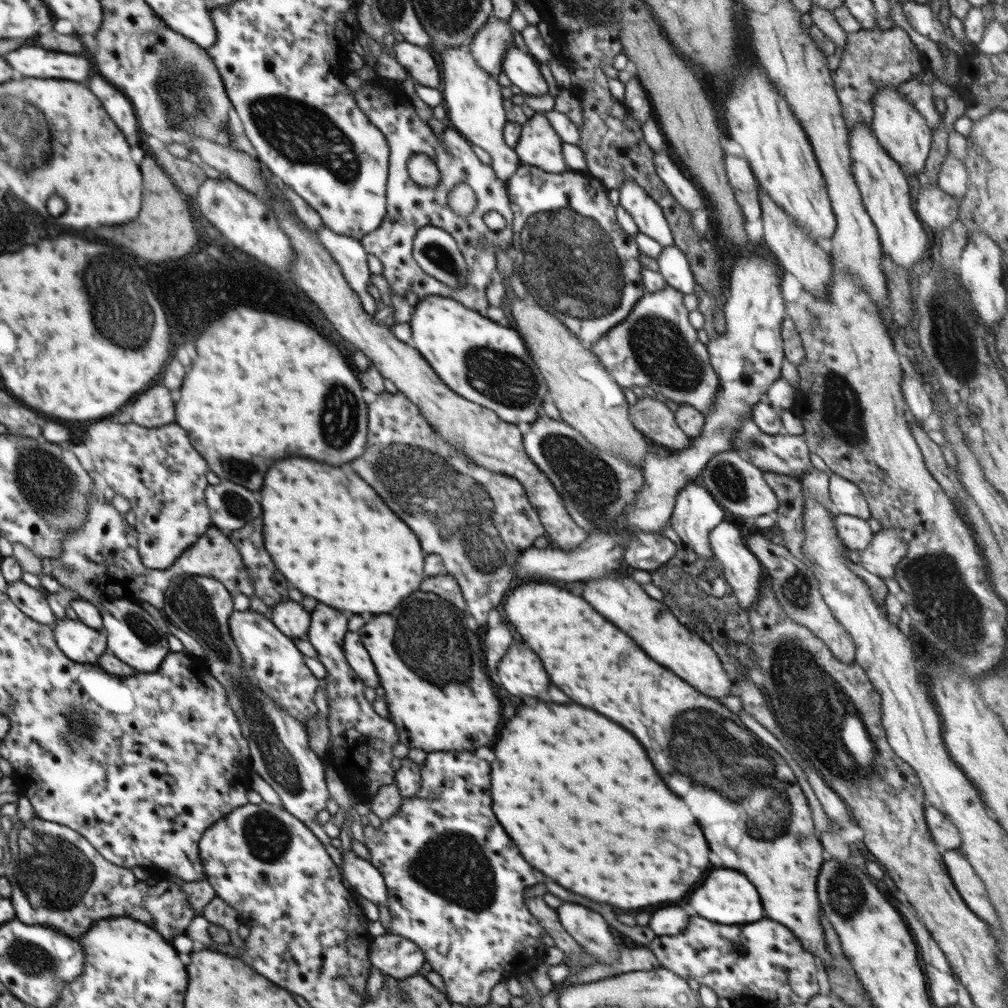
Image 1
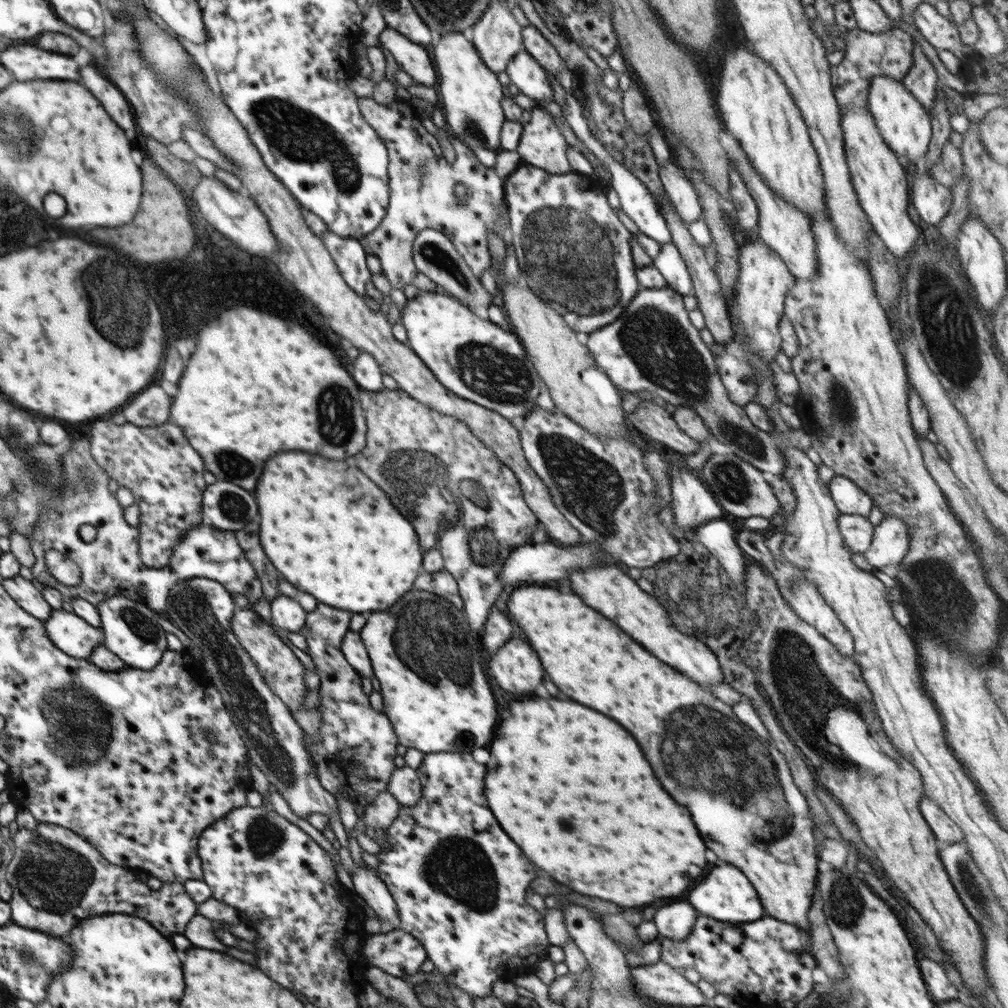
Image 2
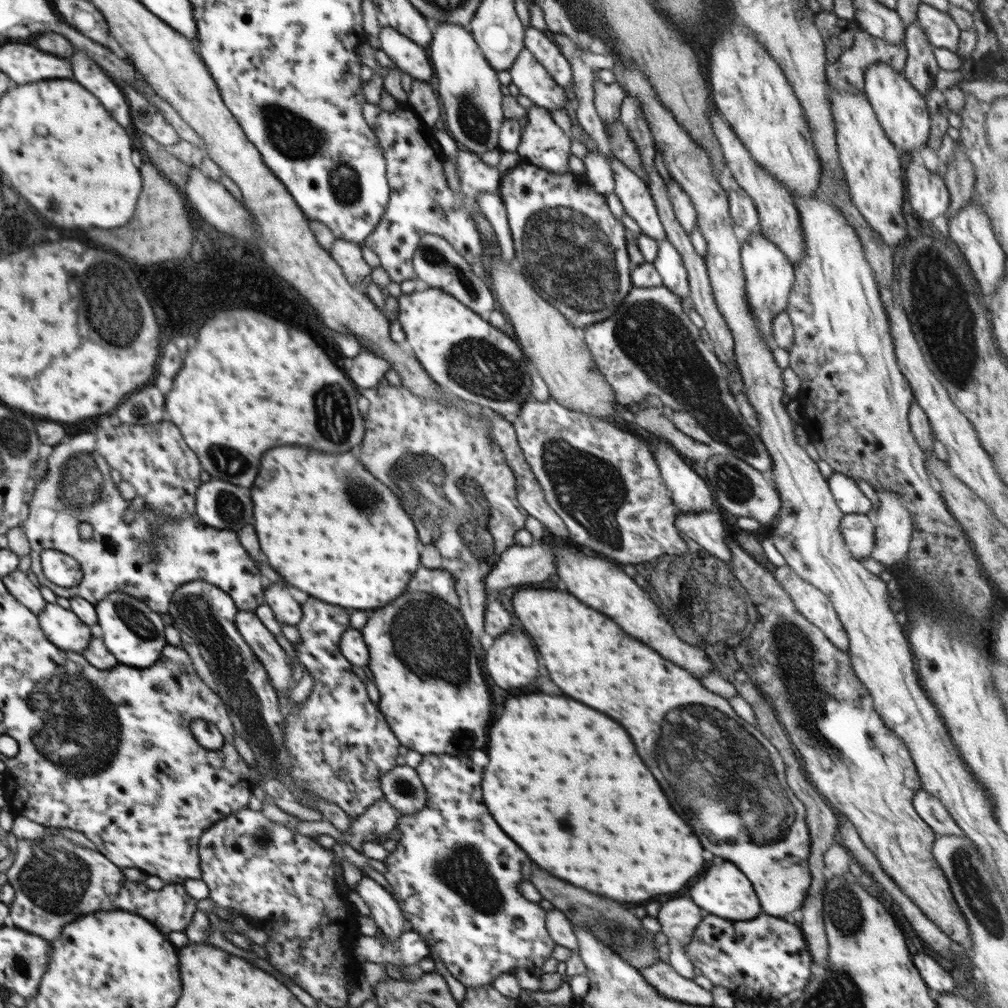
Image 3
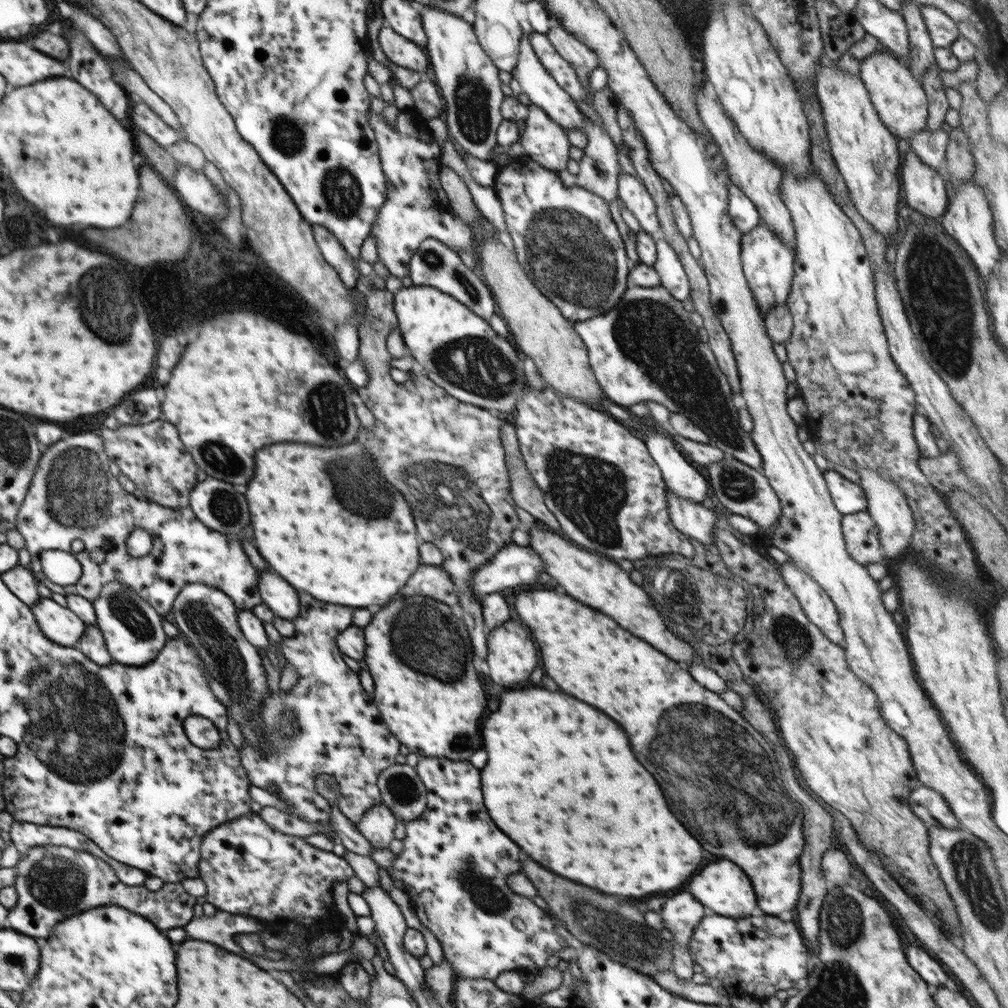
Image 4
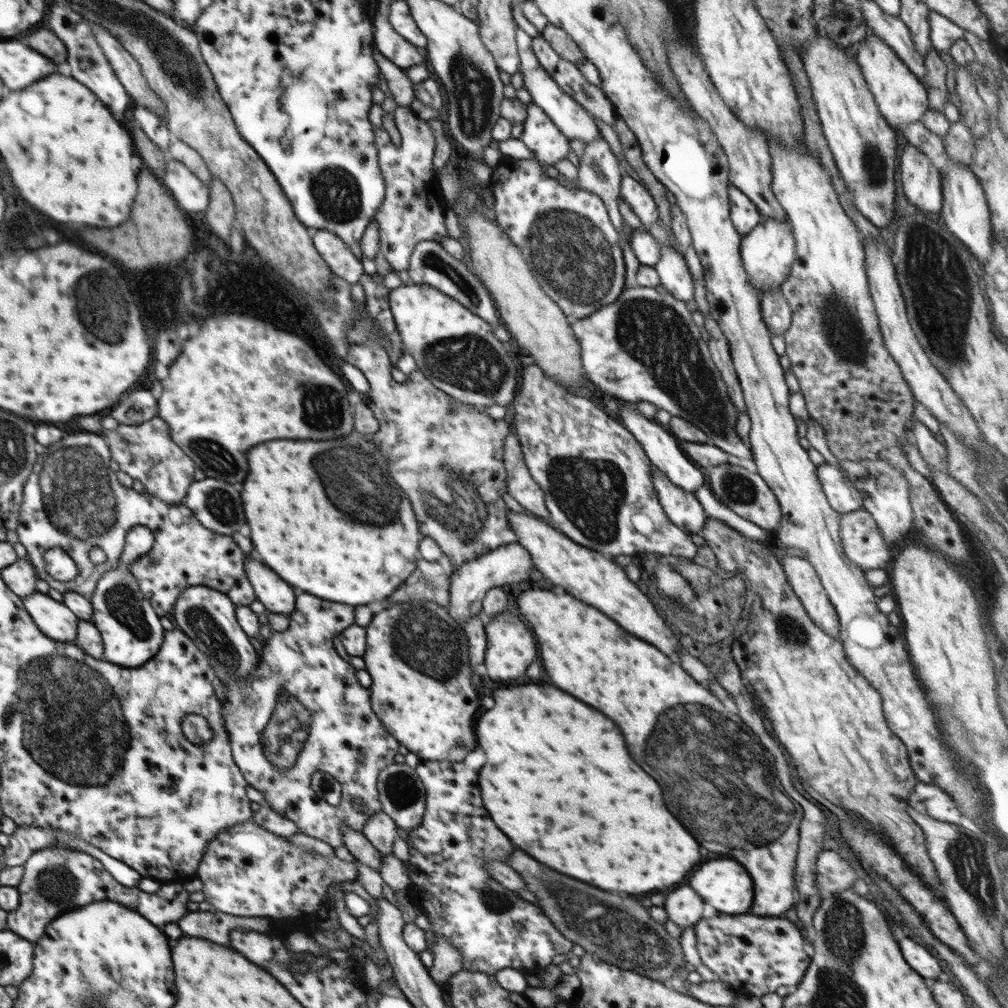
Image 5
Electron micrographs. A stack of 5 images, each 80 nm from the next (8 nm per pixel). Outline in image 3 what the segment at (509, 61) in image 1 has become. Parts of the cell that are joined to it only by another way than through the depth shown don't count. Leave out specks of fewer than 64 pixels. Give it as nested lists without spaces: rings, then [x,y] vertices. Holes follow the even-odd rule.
[[[525,47],[519,52],[512,66],[507,70],[511,82],[516,84],[520,94],[528,96],[536,107],[553,110],[564,109],[566,91]]]

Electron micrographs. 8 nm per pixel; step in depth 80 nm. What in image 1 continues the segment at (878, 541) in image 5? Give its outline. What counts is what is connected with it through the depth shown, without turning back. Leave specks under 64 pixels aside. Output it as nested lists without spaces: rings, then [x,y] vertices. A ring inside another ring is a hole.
[[[837,513],[834,524],[837,535],[849,551],[863,551],[873,539],[870,525],[868,525],[866,520],[860,519],[859,517]]]

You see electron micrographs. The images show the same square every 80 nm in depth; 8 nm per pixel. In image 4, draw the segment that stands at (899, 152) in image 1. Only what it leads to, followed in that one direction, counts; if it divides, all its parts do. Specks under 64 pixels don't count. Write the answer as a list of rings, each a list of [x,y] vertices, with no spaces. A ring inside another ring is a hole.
[[[875,52],[870,57],[864,57],[860,65],[859,77],[868,90],[872,105],[880,121],[898,140],[908,140],[919,130],[927,128],[929,117],[928,101],[921,81],[913,78],[910,69],[899,59],[888,52]]]

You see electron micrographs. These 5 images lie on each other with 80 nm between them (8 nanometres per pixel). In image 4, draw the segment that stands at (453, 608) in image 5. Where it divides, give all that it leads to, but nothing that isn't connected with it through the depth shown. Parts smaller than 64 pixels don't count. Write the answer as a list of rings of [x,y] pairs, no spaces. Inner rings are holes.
[[[512,542],[473,572],[470,588],[474,598],[482,601],[487,595],[500,593],[504,588],[532,584],[544,570],[542,558],[532,547]]]

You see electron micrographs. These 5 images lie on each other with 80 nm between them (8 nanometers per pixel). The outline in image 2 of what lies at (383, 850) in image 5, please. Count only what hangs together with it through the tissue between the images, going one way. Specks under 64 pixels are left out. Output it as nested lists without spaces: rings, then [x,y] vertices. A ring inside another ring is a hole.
[[[386,791],[380,792],[380,794],[364,808],[362,820],[365,822],[365,832],[372,834],[376,827],[380,827],[386,831],[398,816],[400,807],[401,804],[396,802],[394,796],[388,794]]]

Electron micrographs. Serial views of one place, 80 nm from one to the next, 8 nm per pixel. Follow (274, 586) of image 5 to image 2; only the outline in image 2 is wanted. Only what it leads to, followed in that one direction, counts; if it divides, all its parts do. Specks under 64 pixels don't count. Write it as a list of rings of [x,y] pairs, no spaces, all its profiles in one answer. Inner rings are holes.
[[[283,594],[270,602],[271,623],[289,632],[299,632],[305,625],[307,610],[293,598]]]

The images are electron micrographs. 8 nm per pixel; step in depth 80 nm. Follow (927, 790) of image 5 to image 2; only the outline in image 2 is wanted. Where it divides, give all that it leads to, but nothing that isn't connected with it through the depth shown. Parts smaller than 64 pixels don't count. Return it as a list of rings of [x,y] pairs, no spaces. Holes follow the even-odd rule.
[[[923,795],[919,807],[939,843],[963,841],[961,828],[933,800]]]

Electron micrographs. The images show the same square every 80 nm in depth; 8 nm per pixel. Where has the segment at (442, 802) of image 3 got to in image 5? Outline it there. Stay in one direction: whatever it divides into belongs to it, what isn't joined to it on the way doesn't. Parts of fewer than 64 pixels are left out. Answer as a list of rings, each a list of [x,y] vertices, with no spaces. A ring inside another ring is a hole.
[[[437,760],[421,761],[415,771],[424,785],[427,797],[421,824],[408,832],[409,858],[403,863],[412,886],[407,892],[414,905],[432,924],[432,931],[462,952],[462,969],[494,976],[504,968],[526,968],[540,973],[551,964],[554,956],[571,952],[573,943],[556,930],[554,923],[538,905],[526,901],[487,875],[489,872],[485,864],[491,860],[506,863],[508,856],[514,852],[514,846],[494,826],[482,804],[480,790],[476,788],[478,774],[466,768],[463,762]]]

